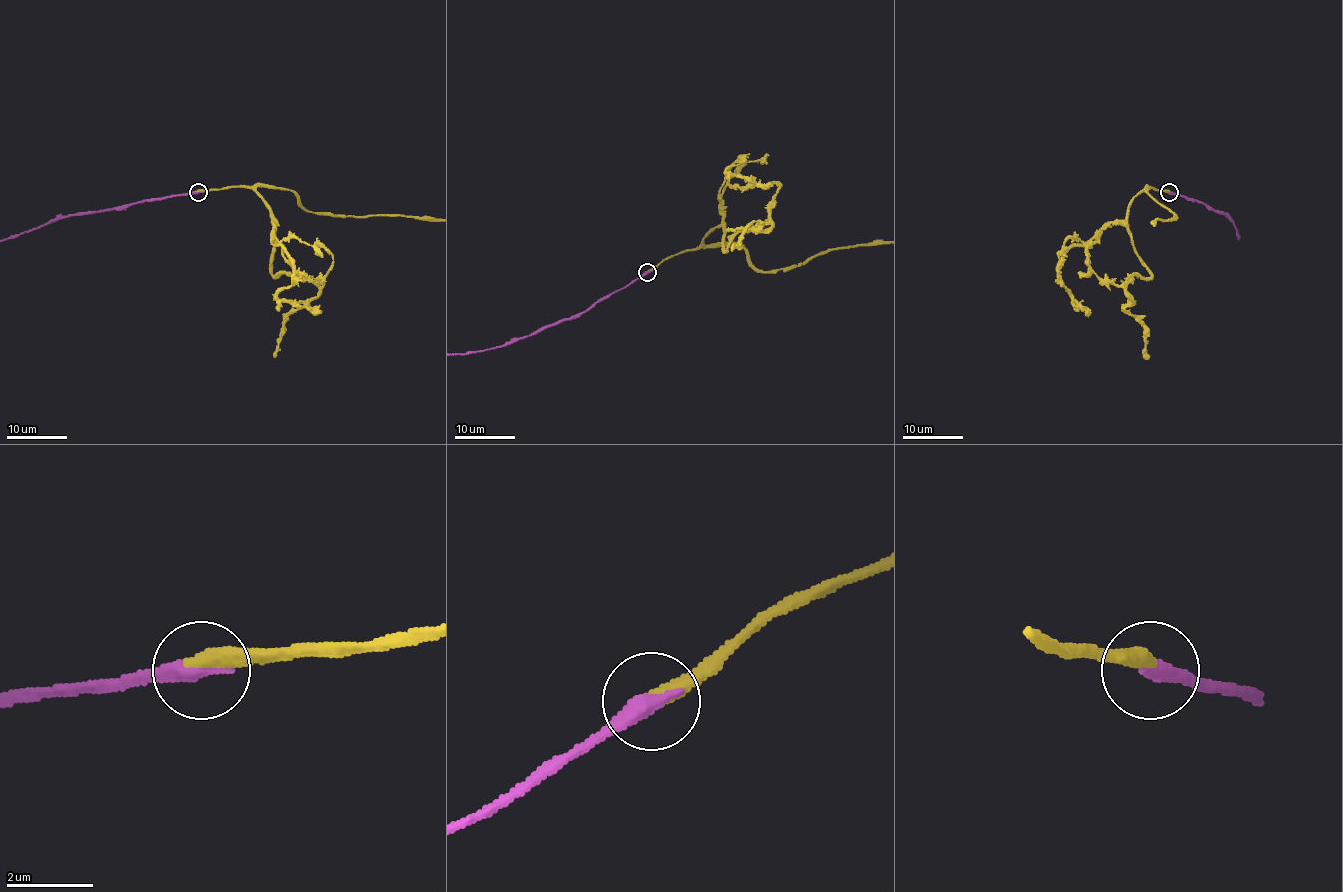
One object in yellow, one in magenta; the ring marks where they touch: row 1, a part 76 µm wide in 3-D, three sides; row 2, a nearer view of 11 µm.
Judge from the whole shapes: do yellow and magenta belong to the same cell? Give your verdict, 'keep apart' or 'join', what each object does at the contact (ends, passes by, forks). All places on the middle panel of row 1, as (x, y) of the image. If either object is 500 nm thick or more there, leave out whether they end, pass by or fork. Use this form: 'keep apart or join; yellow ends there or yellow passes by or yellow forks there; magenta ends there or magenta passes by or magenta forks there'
join; yellow ends there; magenta ends there

